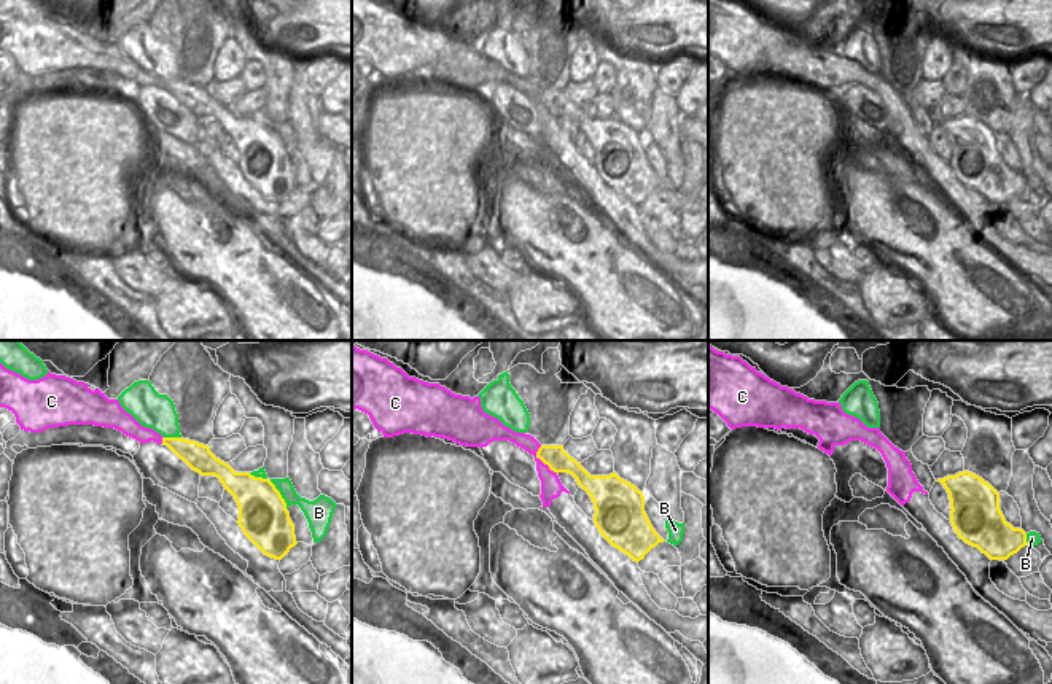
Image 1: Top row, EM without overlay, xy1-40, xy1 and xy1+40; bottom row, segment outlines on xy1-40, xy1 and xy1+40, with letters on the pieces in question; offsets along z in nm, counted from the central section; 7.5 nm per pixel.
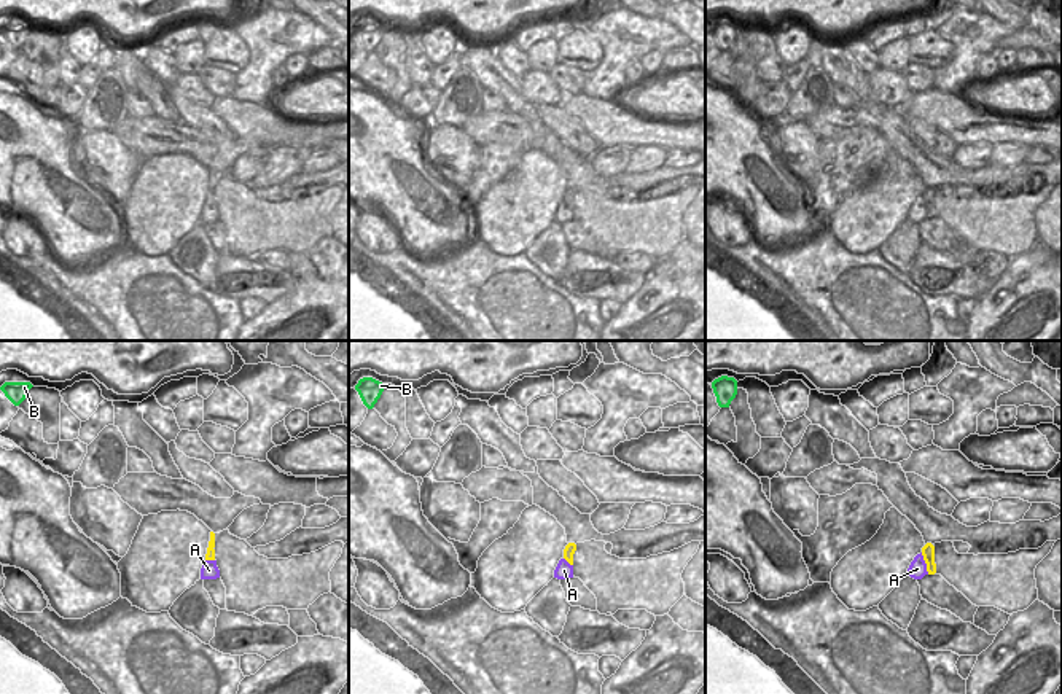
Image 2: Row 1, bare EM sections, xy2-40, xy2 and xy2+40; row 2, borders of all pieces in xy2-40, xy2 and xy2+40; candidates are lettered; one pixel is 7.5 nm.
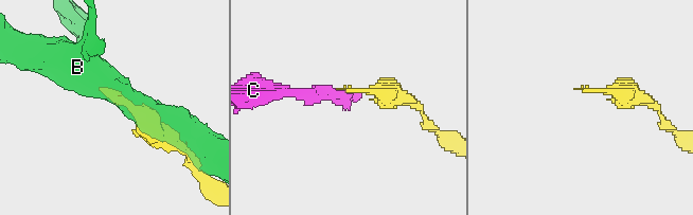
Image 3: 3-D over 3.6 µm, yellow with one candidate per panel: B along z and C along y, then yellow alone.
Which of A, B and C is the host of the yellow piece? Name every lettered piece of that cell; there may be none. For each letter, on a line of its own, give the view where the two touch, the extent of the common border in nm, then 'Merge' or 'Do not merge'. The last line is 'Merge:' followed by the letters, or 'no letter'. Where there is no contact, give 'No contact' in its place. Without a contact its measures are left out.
A: Touches yellow in xy2+40. Shared border 180 nm. Do not merge
B: Touches yellow in xy1-40. Shared border 260 nm. Do not merge
C: Touches yellow in xy1. Shared border 260 nm. Merge
Merge: C

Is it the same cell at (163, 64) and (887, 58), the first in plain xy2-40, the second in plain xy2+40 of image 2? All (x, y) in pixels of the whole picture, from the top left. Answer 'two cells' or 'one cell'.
two cells

